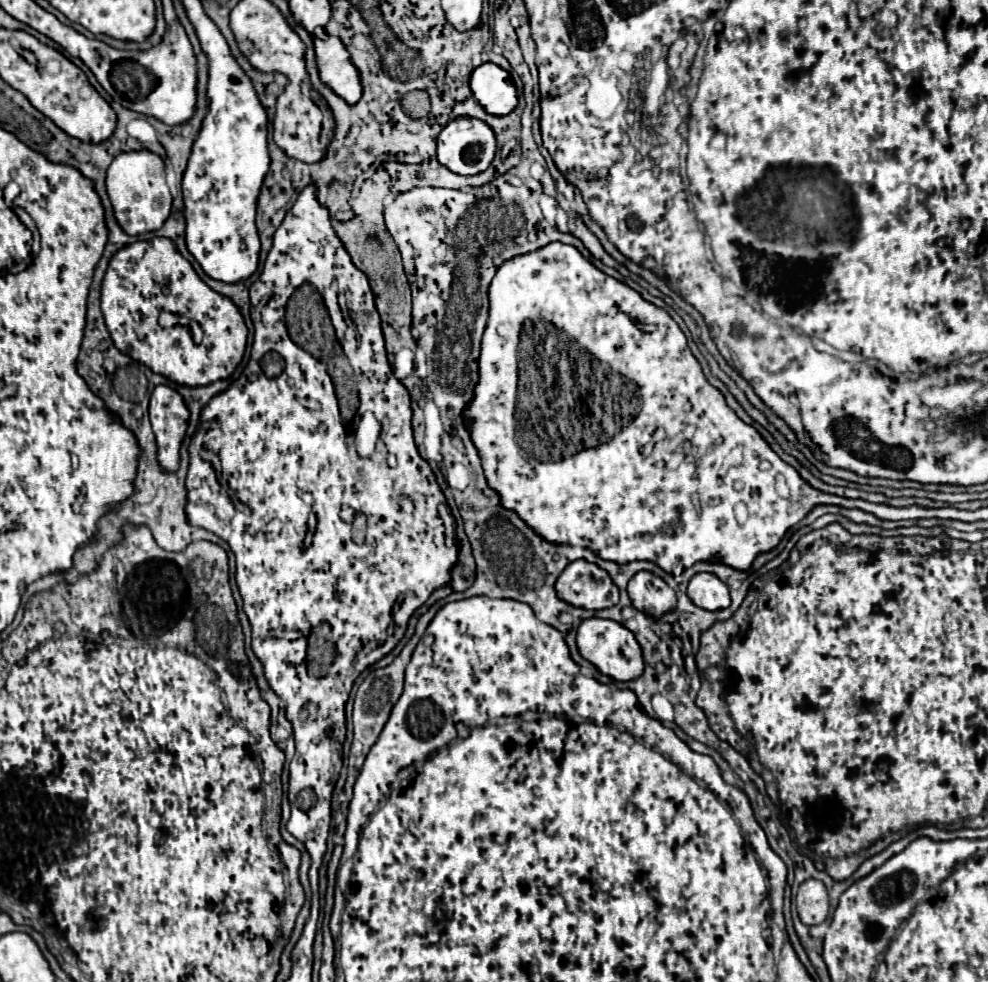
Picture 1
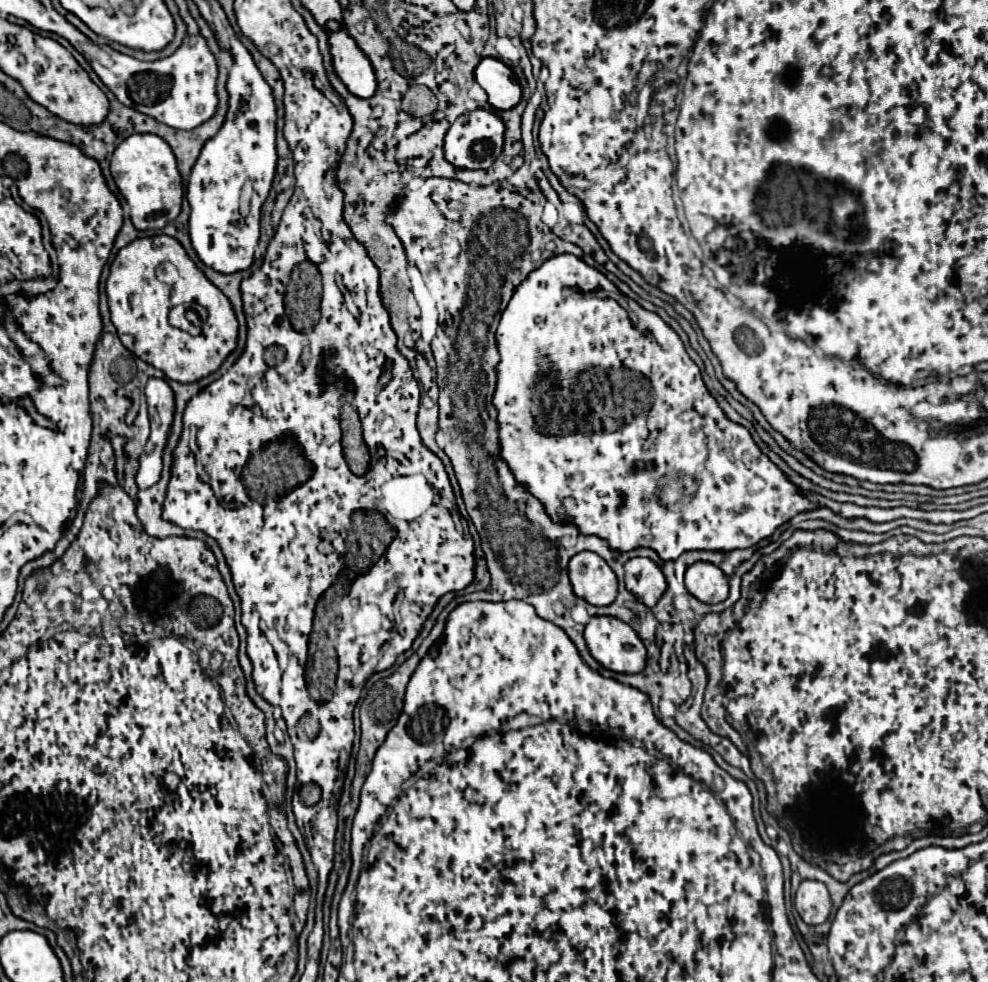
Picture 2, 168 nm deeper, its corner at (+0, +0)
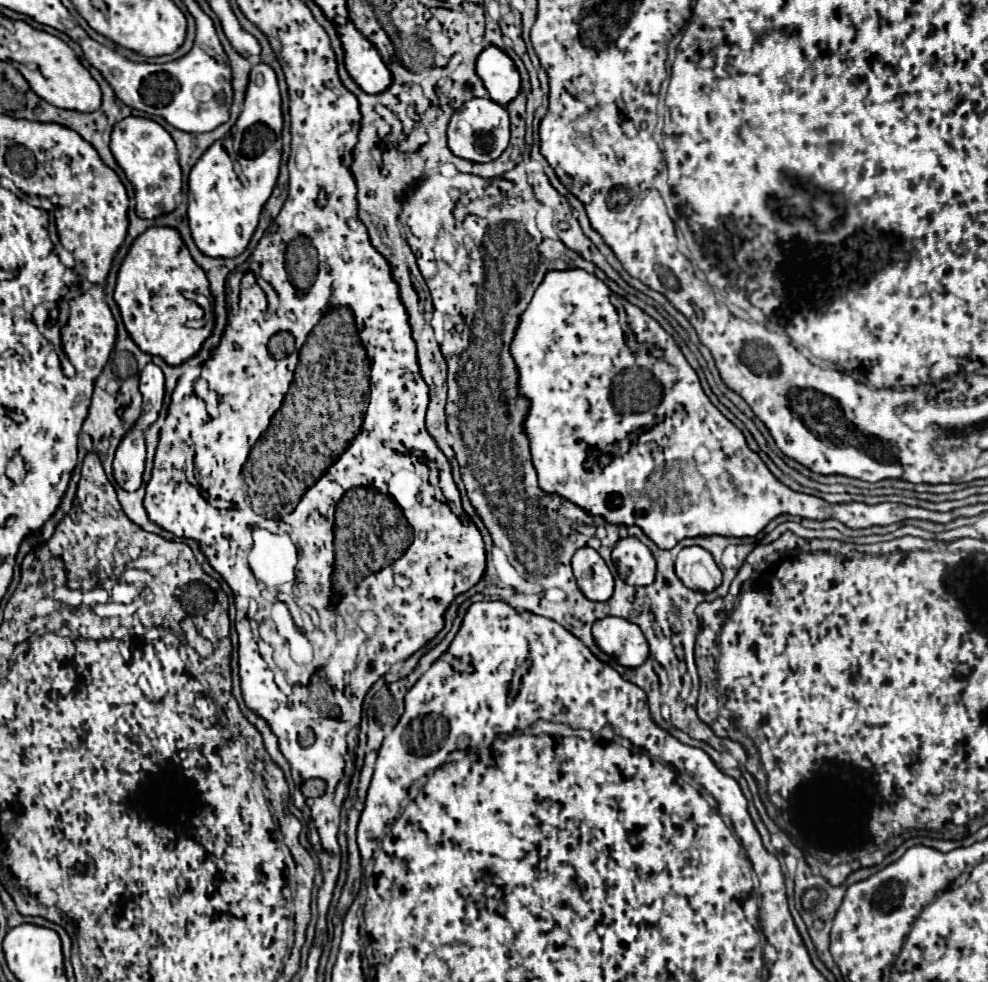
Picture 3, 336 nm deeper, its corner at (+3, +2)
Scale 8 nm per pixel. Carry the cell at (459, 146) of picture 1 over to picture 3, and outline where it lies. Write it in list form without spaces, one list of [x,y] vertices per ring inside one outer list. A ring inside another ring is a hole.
[[[473,97],[453,113],[449,121],[447,137],[449,137],[449,149],[457,157],[463,157],[475,163],[495,161],[509,145],[509,113],[505,107],[501,107],[491,99]]]

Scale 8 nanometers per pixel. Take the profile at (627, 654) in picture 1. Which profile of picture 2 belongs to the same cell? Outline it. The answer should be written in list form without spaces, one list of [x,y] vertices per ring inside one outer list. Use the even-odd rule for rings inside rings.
[[[590,617],[590,621],[584,627],[584,641],[588,645],[590,655],[602,667],[606,667],[610,671],[616,671],[616,673],[630,673],[630,675],[644,671],[646,647],[628,623],[624,623],[616,617]]]

